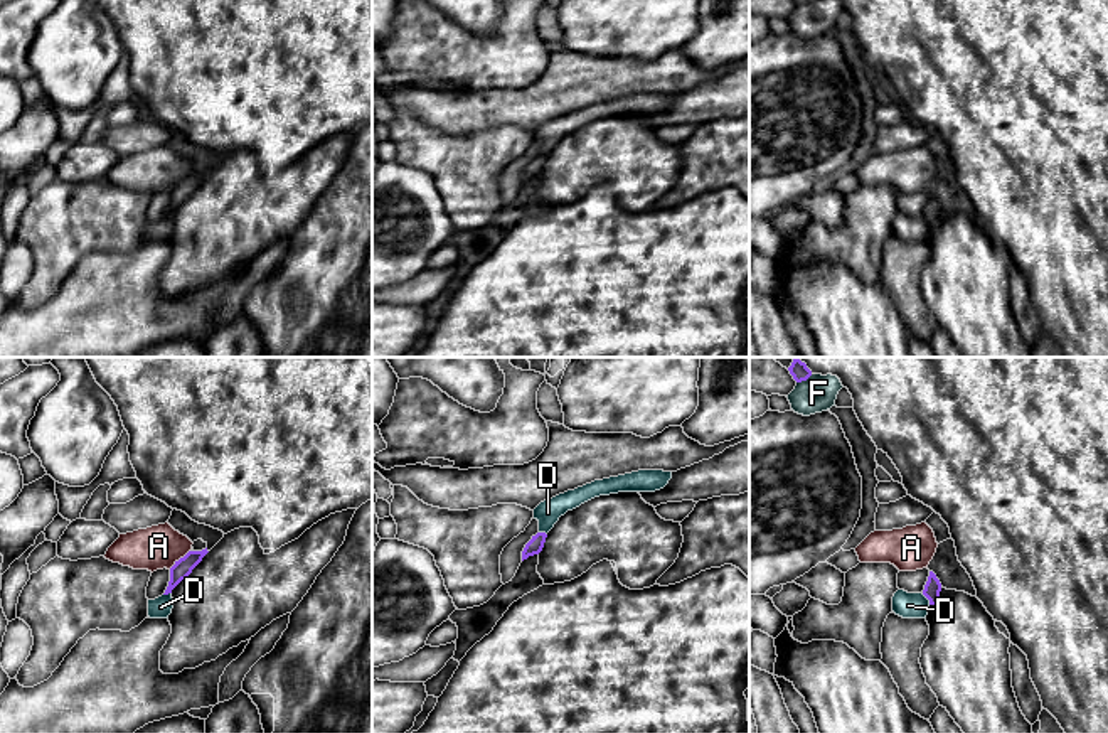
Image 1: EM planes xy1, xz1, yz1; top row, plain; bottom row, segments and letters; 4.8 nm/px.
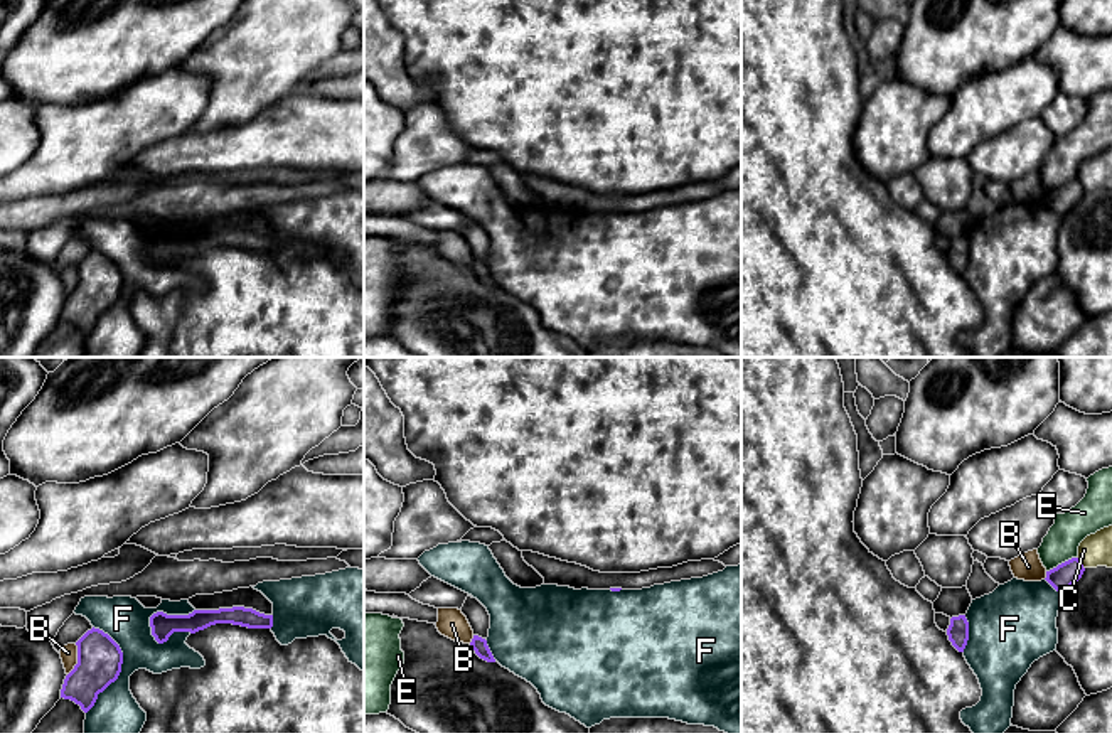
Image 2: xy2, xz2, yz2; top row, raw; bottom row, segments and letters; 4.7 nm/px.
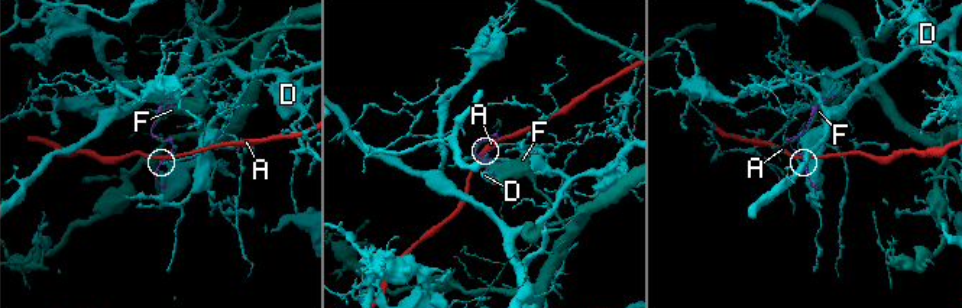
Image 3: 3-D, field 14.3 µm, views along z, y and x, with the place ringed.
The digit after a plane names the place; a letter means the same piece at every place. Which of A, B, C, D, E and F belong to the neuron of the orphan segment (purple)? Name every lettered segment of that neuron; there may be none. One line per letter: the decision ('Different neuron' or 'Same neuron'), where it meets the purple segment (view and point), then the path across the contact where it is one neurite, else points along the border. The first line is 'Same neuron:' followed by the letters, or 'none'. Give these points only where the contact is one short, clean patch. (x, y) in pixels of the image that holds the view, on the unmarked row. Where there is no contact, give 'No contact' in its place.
Same neuron: none
A: Different neuron. Touches purple at xy1 (181, 181)
B: Different neuron. Touches purple at xy2 (78, 282)
C: Different neuron. Touches purple at yz2 (1080, 186). Boundary: yz2 (1077, 179), (1084, 191)
D: Different neuron. Touches purple at yz1 (926, 219). Boundary: yz1 (921, 216), (930, 226)
E: Different neuron. Touches purple at yz2 (1062, 186). Boundary: yz2 (1075, 179), (1047, 194)
F: Different neuron. Touches purple at xy2 (164, 236)

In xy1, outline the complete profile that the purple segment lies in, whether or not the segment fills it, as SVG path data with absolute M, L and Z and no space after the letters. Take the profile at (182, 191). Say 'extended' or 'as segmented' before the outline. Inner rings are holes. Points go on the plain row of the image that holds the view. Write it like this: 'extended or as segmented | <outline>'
as segmented | M207 170L202 174L189 174L184 180L175 184L170 190L170 204L163 217L172 216L172 212L192 195L207 175Z

